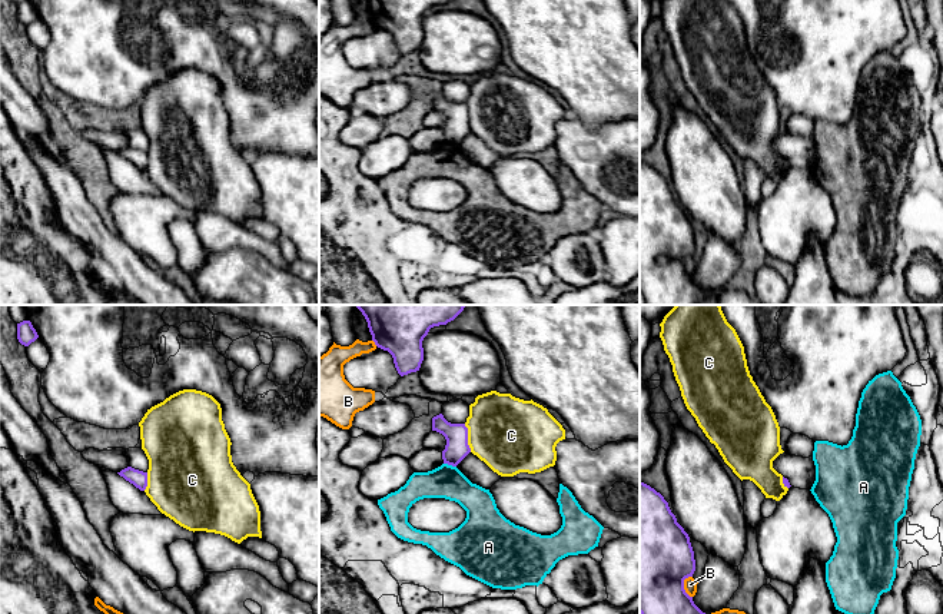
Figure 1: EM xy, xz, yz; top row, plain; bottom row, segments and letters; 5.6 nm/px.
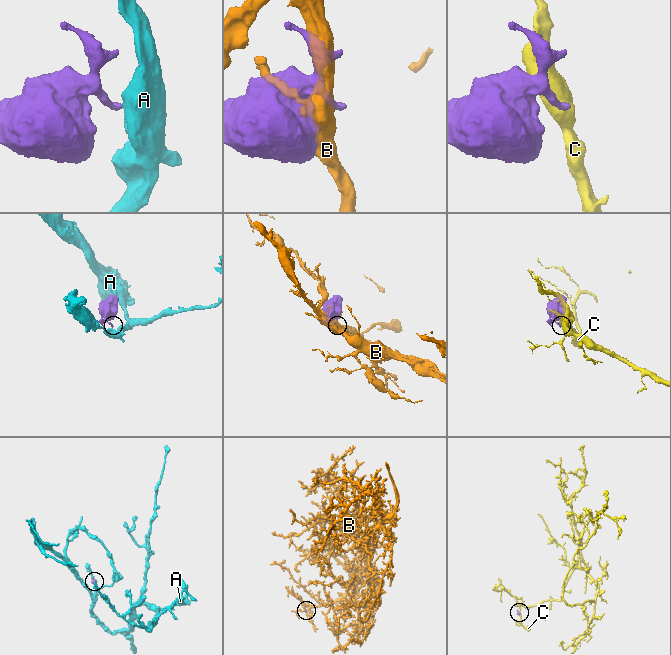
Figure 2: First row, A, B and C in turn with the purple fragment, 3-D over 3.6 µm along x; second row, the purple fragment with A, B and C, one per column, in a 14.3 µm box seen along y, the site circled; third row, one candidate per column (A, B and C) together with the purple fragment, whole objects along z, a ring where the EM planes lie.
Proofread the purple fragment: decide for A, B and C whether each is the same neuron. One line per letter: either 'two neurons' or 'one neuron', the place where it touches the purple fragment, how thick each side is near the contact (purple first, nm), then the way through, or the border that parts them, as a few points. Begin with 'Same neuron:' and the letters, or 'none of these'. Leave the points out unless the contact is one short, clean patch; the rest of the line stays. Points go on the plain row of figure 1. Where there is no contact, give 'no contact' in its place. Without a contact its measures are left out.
Same neuron: none of these
A: two neurons; meets purple in xz at (450, 143); 140 nm thick on the purple side, 190 nm on the other; border along xz (444, 142), (455, 146)
B: two neurons; meets purple in yz at (683, 266); 480 nm thick on the purple side, 80 nm on the other
C: two neurons; meets purple in xz at (467, 118); 140 nm thick on the purple side, 420 nm on the other; border along xz (464, 103), (467, 108), (467, 123), (471, 130)

